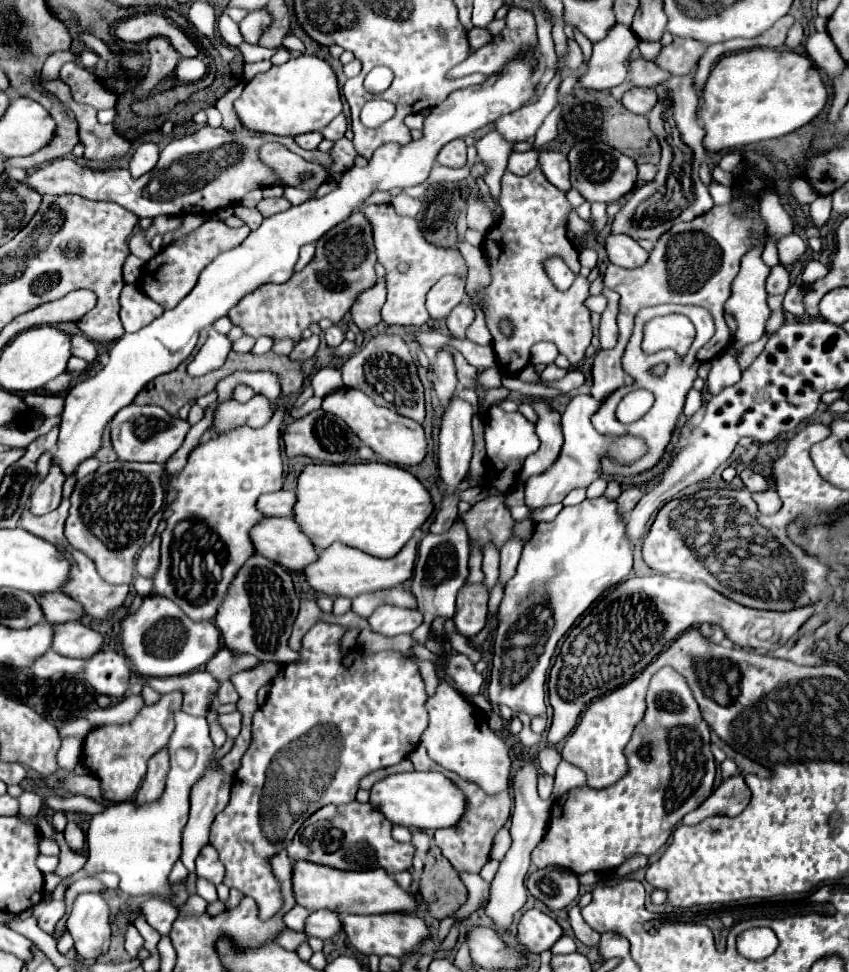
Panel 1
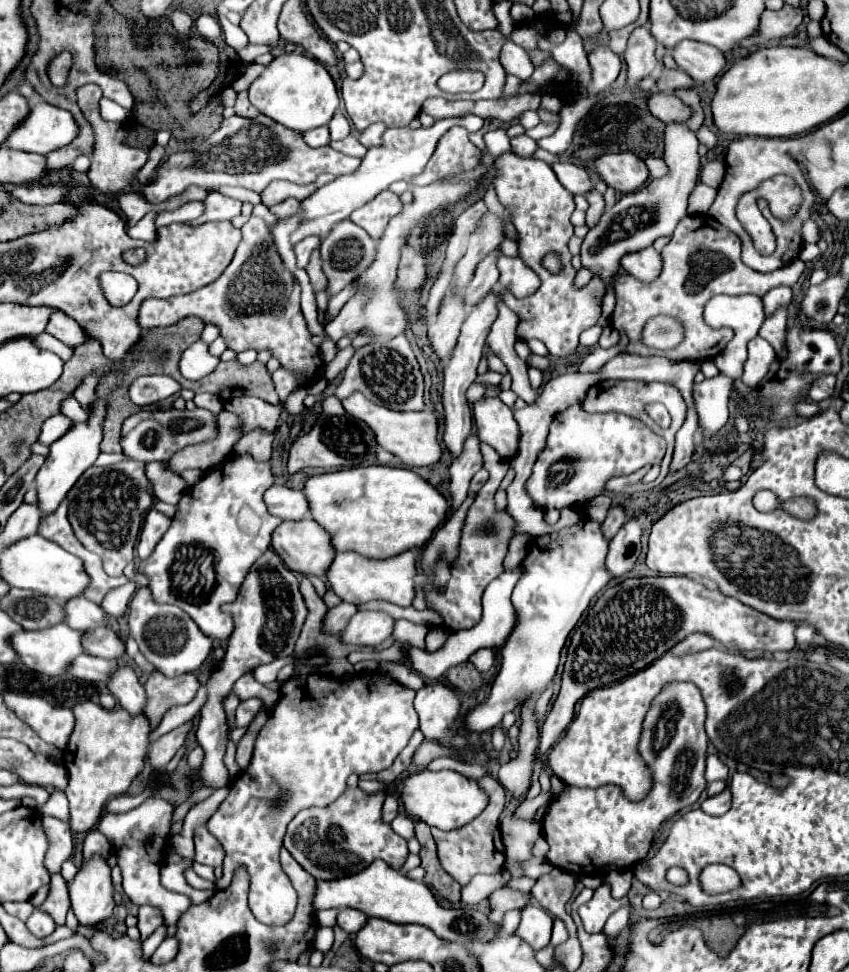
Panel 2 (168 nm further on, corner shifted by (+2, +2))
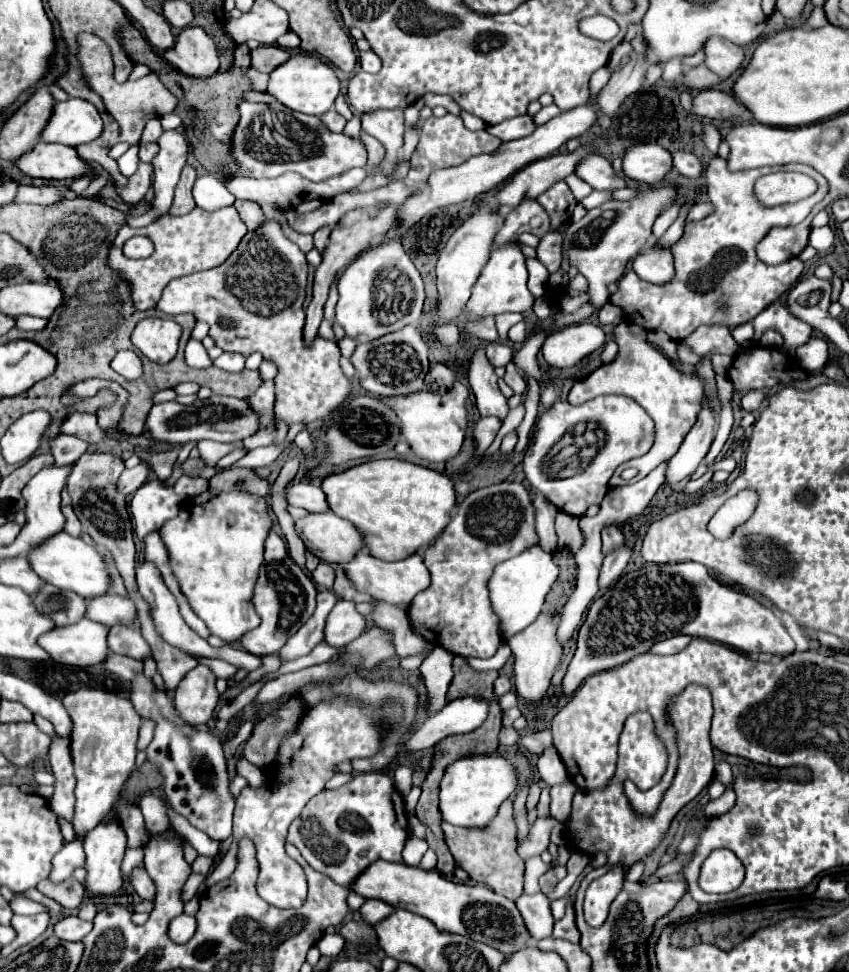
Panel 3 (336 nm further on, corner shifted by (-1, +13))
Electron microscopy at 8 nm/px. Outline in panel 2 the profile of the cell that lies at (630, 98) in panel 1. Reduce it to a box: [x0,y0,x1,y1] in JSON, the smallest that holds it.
[649,92,693,122]

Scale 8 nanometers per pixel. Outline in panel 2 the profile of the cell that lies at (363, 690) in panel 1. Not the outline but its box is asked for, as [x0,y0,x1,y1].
[207,672,419,924]

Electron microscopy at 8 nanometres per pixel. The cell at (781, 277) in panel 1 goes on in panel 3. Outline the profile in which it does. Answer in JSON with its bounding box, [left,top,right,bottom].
[752,299,812,357]

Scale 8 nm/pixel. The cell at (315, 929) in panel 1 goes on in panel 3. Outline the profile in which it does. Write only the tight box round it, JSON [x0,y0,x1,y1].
[358,899,394,925]

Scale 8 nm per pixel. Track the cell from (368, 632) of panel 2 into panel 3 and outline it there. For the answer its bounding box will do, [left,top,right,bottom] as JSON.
[324,599,368,647]

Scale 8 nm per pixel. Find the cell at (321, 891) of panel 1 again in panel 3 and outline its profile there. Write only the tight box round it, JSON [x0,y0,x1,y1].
[350,859,532,955]

